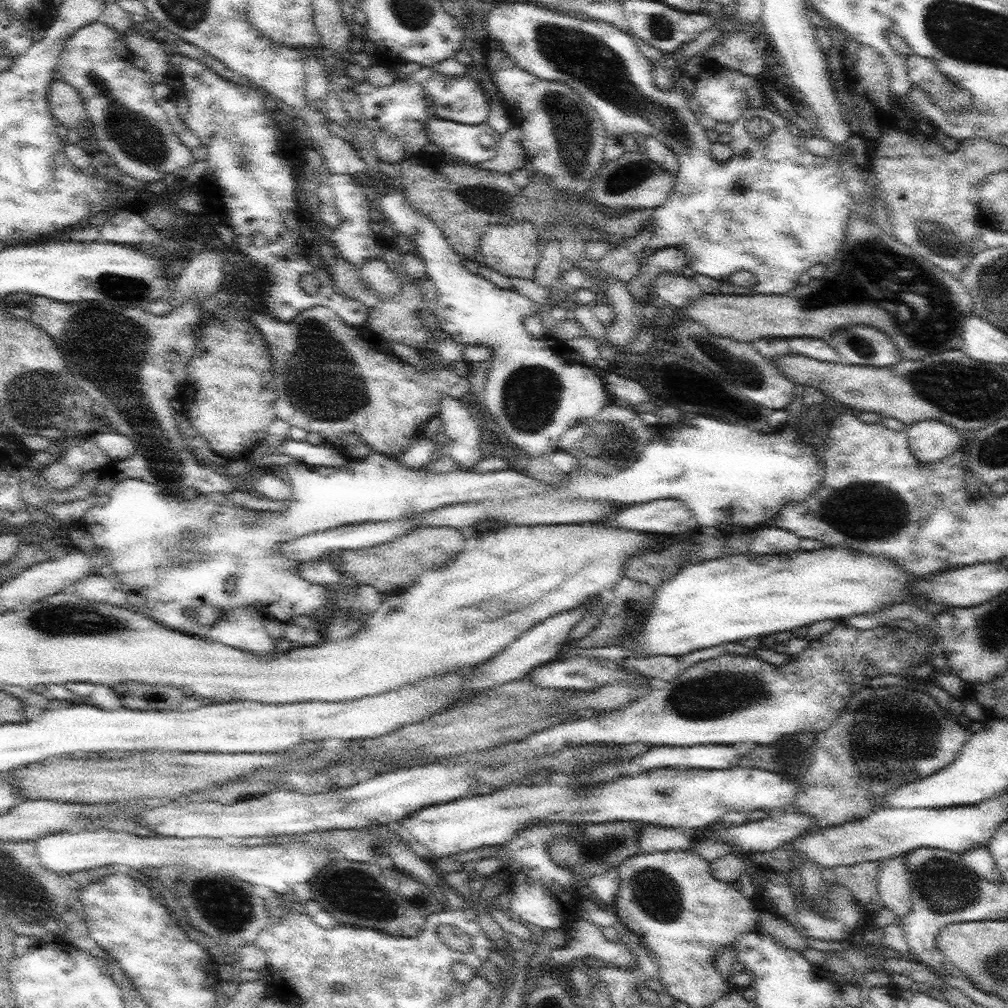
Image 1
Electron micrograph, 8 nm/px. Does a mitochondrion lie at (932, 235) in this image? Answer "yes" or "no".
yes

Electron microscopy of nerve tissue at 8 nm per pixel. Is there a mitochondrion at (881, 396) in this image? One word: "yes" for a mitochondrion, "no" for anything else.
no

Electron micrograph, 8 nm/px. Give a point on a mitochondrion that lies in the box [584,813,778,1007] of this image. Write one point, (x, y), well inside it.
(657, 893)

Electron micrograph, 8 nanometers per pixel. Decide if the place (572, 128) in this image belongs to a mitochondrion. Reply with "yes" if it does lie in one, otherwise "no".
yes

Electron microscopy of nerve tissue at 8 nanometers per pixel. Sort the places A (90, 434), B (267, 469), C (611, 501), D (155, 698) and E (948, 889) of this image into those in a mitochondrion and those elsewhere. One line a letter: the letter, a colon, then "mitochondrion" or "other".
A: other
B: other
C: other
D: other
E: mitochondrion

